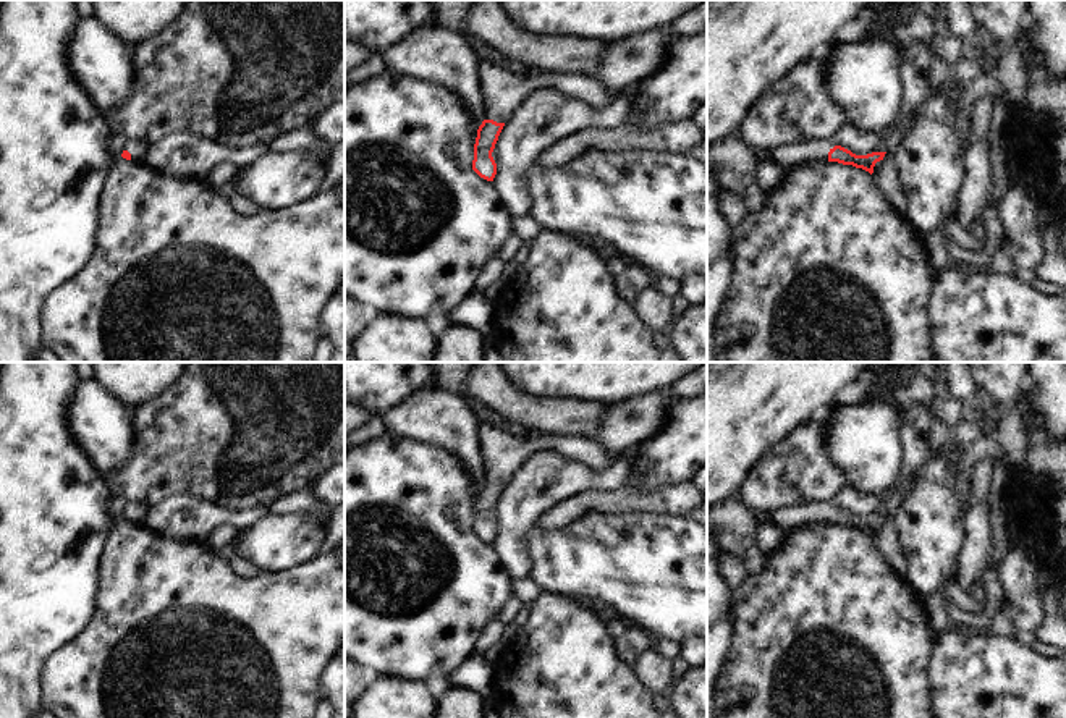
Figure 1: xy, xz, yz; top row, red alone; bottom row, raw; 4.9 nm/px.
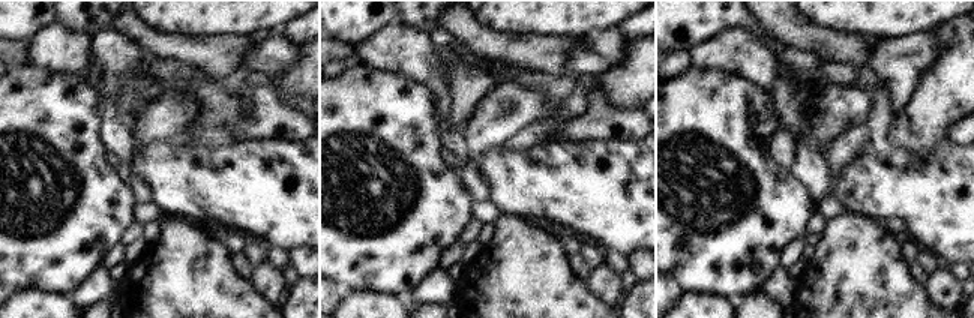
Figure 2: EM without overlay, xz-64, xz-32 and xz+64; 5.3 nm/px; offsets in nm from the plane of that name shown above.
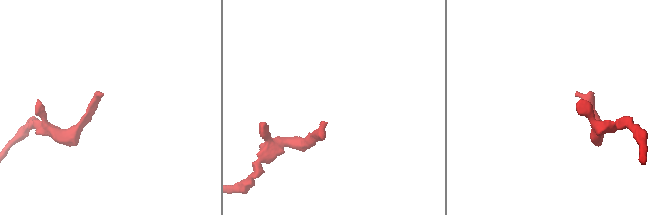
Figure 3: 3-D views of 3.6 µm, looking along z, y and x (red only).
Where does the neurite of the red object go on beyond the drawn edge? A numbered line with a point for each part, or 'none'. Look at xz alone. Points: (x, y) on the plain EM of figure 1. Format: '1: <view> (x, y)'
1: xz (503, 451)

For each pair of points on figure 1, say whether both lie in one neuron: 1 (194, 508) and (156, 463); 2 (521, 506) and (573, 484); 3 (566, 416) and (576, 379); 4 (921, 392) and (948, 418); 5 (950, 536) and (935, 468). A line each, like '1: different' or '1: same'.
1: different
2: same
3: different
4: same
5: same

